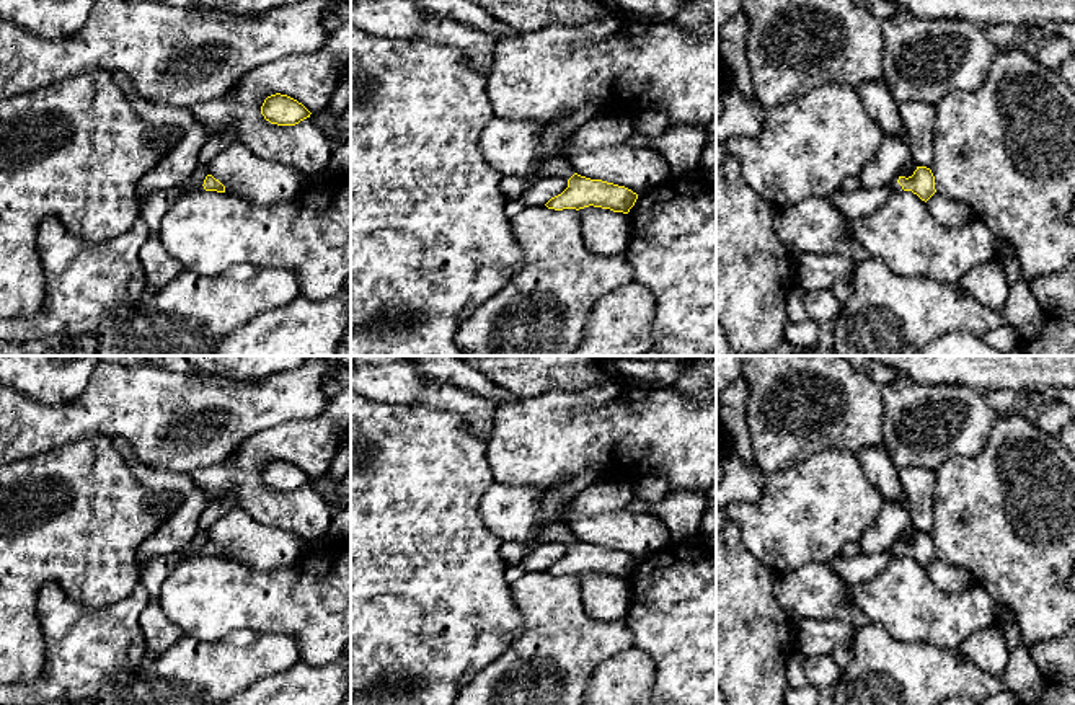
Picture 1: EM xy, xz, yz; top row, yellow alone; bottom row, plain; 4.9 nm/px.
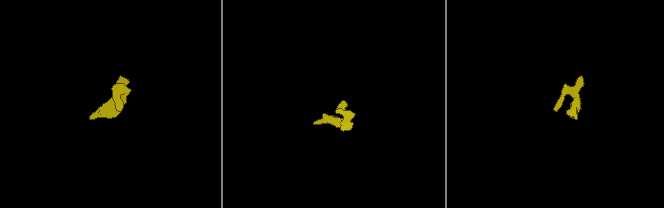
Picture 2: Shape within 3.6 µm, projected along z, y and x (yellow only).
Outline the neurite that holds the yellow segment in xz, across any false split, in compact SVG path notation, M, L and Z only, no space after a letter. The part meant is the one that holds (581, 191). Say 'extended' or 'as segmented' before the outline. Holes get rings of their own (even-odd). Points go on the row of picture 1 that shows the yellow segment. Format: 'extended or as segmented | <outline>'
extended | M494 116L481 131L480 149L486 162L502 176L564 178L568 188L545 204L548 209L579 211L594 206L628 214L638 194L625 186L577 175L558 152L545 153L543 127L538 122Z

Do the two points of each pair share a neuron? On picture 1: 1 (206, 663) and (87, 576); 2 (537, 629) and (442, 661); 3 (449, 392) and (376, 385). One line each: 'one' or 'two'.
1: two
2: two
3: one

